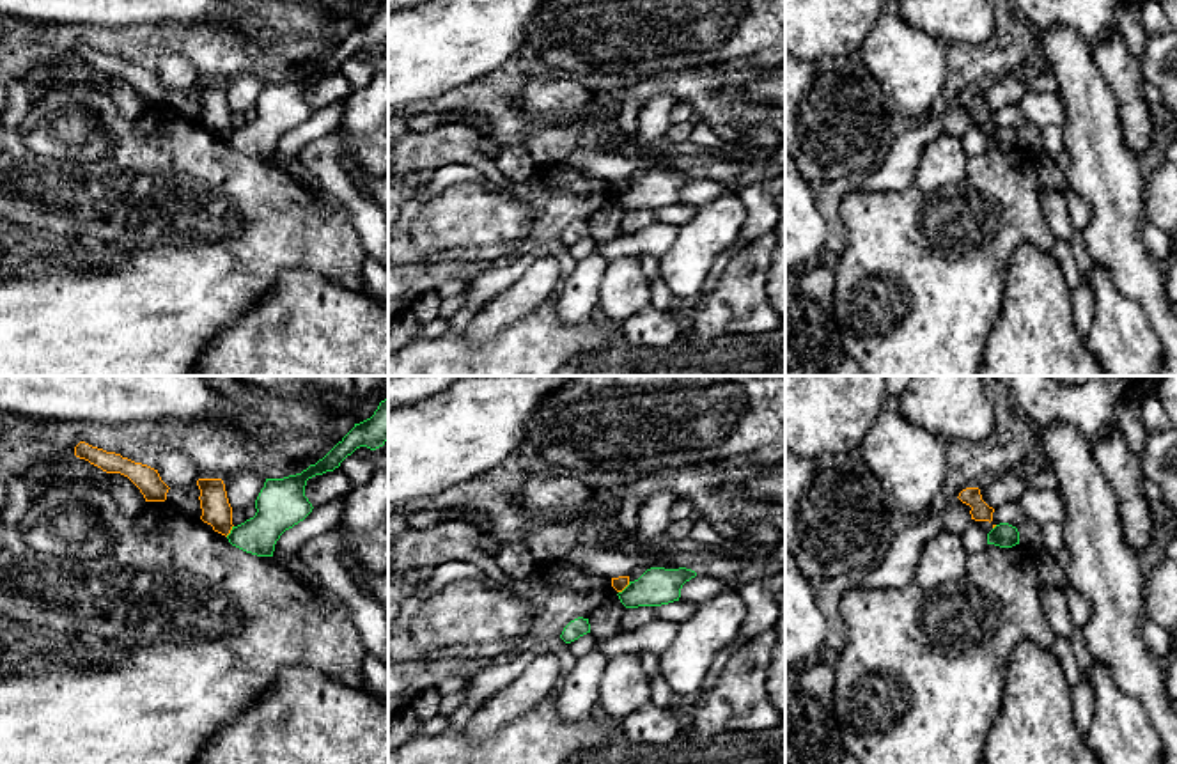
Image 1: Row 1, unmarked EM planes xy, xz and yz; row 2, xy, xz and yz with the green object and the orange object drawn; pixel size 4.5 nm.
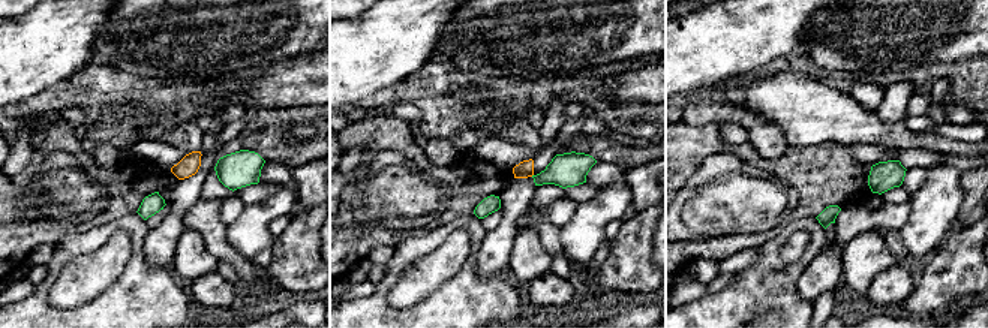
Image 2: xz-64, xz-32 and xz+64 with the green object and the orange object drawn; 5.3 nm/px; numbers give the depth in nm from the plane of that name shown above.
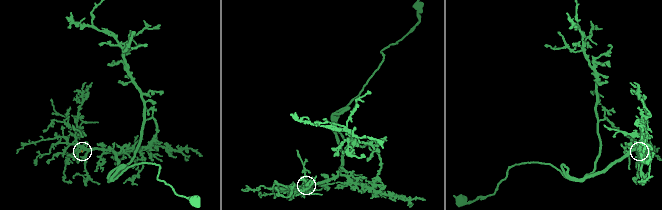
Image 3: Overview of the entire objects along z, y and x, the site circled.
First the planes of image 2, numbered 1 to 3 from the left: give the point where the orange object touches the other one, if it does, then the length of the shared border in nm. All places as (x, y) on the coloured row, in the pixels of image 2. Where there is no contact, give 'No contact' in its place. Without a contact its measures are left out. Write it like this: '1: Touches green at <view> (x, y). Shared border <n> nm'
1: No contact
2: No contact
3: No contact

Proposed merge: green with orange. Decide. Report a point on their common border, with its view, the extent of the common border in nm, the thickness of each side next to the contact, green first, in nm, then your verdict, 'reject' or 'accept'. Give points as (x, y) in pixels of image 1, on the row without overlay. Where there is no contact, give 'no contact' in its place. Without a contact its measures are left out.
xz (626, 190) | 80 nm | 170/70 nm | reject

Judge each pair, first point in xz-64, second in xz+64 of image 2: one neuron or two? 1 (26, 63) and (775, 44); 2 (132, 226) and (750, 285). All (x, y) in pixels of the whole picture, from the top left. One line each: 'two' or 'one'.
1: one
2: one

